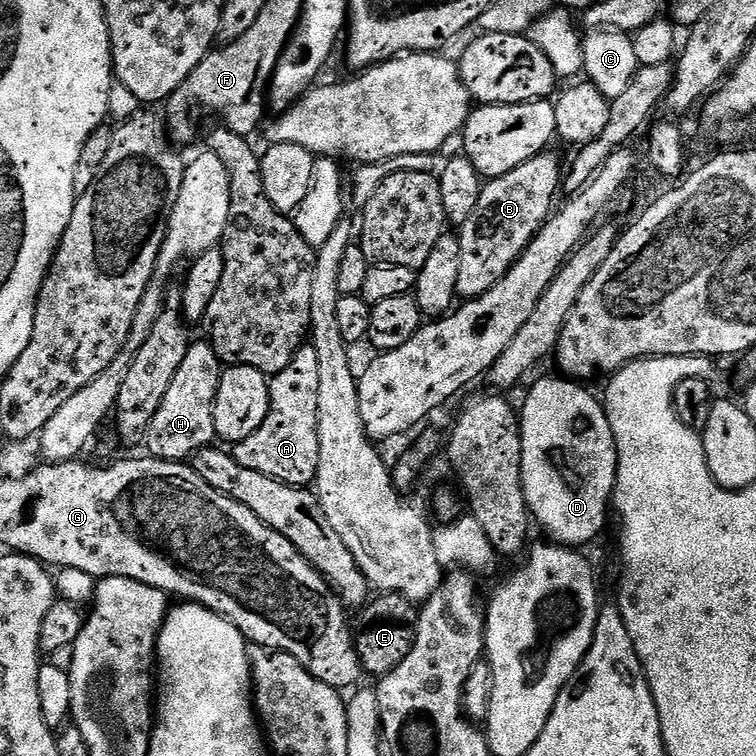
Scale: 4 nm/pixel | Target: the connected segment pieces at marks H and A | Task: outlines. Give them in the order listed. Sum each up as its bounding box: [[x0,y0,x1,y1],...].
[[146,338,221,462],[235,346,318,488]]

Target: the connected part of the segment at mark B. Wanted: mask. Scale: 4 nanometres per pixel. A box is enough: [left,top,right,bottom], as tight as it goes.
[456,150,562,301]

